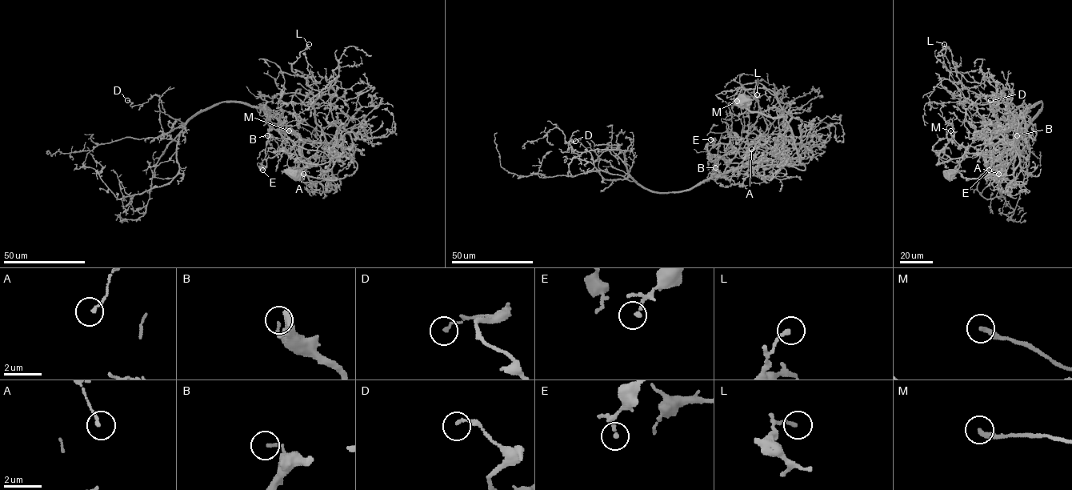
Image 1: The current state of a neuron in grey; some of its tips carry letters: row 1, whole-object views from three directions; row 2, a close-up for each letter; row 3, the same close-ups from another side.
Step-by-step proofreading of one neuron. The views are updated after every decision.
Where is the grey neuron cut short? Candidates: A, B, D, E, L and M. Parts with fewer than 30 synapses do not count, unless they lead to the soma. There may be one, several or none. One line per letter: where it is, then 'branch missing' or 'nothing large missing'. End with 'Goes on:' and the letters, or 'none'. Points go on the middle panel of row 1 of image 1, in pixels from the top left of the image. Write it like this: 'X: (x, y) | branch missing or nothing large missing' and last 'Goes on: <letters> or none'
A: (751, 149) | nothing large missing
B: (715, 167) | nothing large missing
D: (575, 141) | nothing large missing
E: (710, 139) | nothing large missing
L: (757, 94) | nothing large missing
M: (737, 101) | nothing large missing
Goes on: none

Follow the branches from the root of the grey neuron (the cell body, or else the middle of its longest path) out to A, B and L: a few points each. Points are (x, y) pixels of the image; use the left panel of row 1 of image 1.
A: (293, 173), (335, 180), (351, 175), (357, 163), (337, 146), (299, 140), (294, 150), (303, 174)
B: (293, 173), (335, 180), (351, 175), (357, 163), (334, 145), (278, 129), (269, 129), (273, 136), (267, 135)
L: (293, 173), (335, 180), (357, 167), (316, 122), (314, 103), (322, 94), (291, 69), (309, 44)

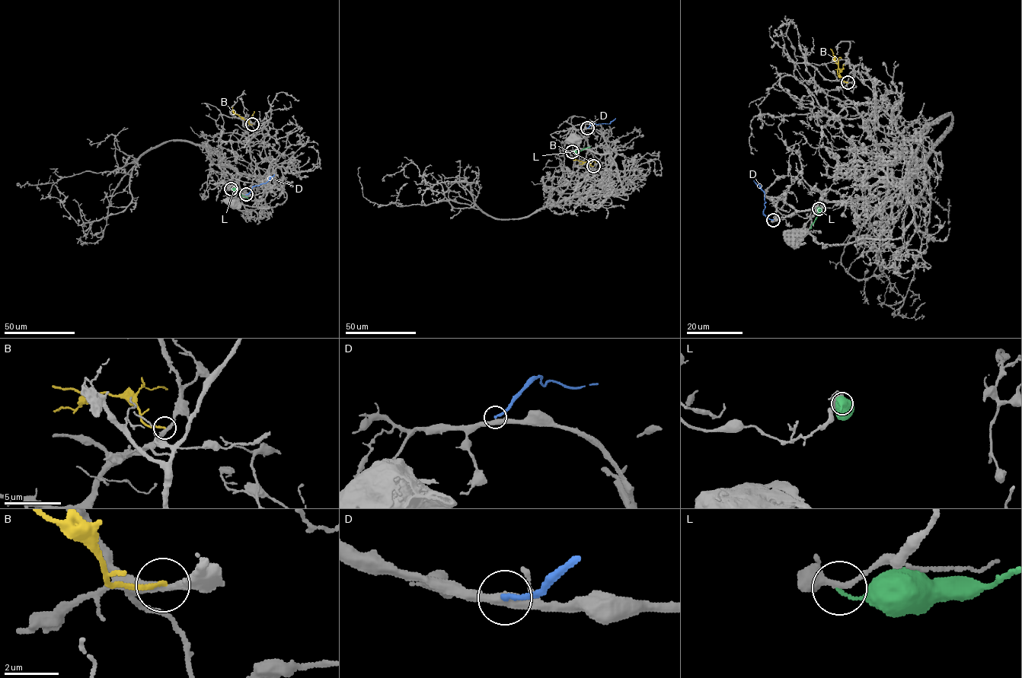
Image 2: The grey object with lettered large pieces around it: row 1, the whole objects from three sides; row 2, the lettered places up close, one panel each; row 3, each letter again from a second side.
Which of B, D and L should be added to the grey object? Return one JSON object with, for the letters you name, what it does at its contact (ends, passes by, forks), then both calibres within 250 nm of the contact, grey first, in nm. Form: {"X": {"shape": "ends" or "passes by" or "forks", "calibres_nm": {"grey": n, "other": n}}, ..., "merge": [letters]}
{"merge": []}

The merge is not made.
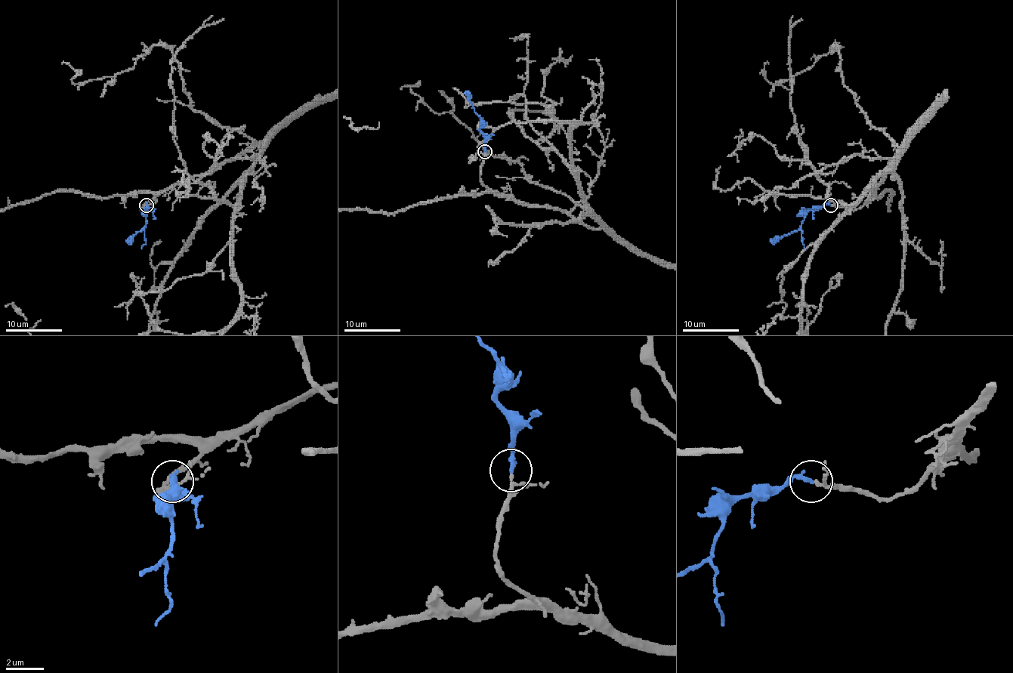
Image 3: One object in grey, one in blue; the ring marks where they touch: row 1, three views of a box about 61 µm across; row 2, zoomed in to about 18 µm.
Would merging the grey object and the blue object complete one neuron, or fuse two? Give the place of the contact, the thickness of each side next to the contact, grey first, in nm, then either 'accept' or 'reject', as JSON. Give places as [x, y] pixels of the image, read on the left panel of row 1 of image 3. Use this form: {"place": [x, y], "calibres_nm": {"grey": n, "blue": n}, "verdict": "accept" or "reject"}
{"place": [146, 205], "calibres_nm": {"grey": 150, "blue": 240}, "verdict": "accept"}

